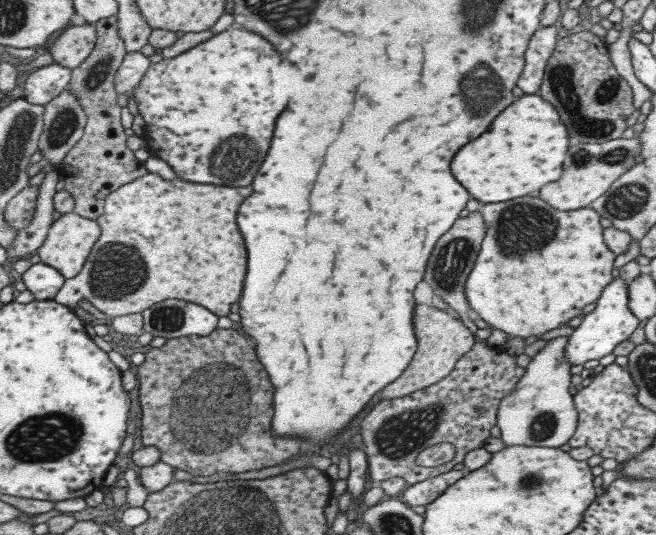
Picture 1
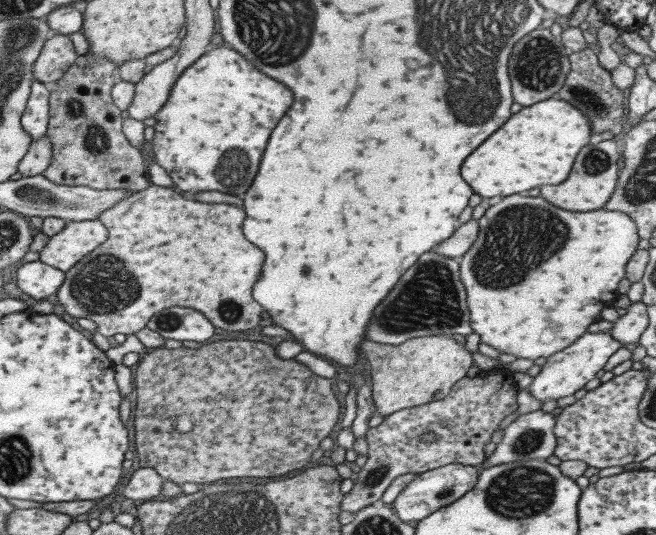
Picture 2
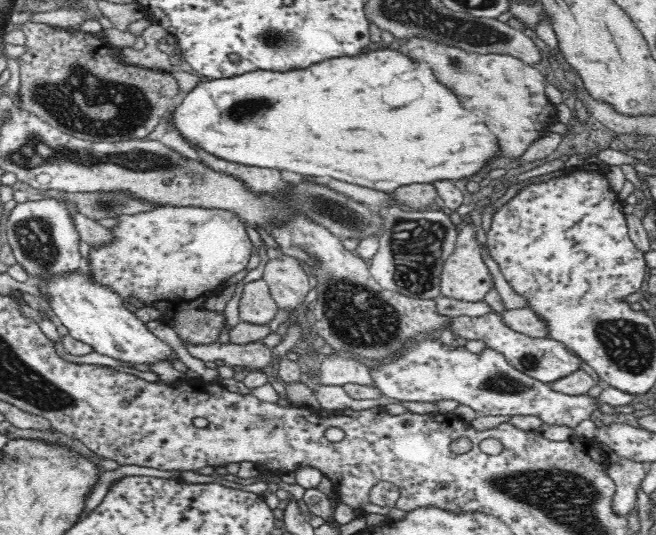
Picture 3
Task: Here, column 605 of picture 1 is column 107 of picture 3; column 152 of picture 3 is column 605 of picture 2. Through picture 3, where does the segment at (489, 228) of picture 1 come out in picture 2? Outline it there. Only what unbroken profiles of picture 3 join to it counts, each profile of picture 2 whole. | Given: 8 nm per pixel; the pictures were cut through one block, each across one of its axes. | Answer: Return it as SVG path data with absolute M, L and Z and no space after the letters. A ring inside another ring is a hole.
M507 196L507 198L501 198L497 204L487 208L483 216L477 219L477 222L479 230L476 236L477 240L473 241L473 245L458 260L460 281L466 292L471 330L479 336L481 344L487 344L503 354L511 354L516 358L527 358L527 360L547 359L554 352L559 352L562 348L573 344L586 332L587 327L598 320L599 311L606 306L611 306L616 300L618 282L624 277L627 261L637 250L638 234L631 217L624 215L623 212L608 211L603 208L587 212L571 212L547 204L543 198Z

